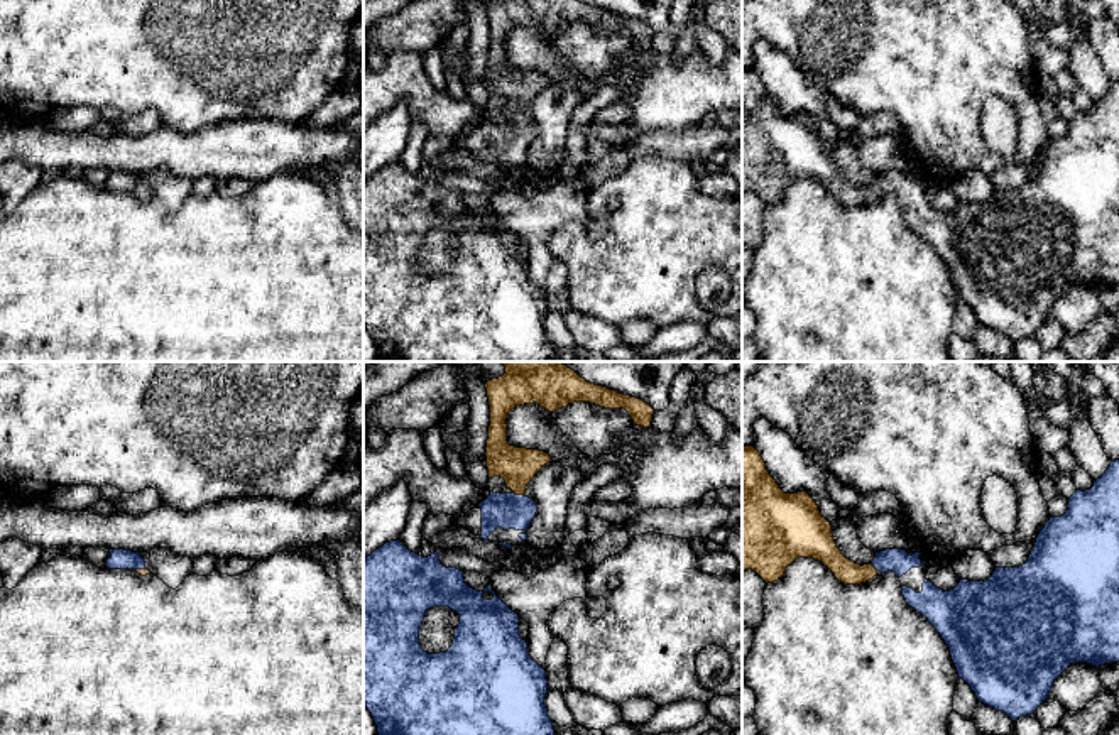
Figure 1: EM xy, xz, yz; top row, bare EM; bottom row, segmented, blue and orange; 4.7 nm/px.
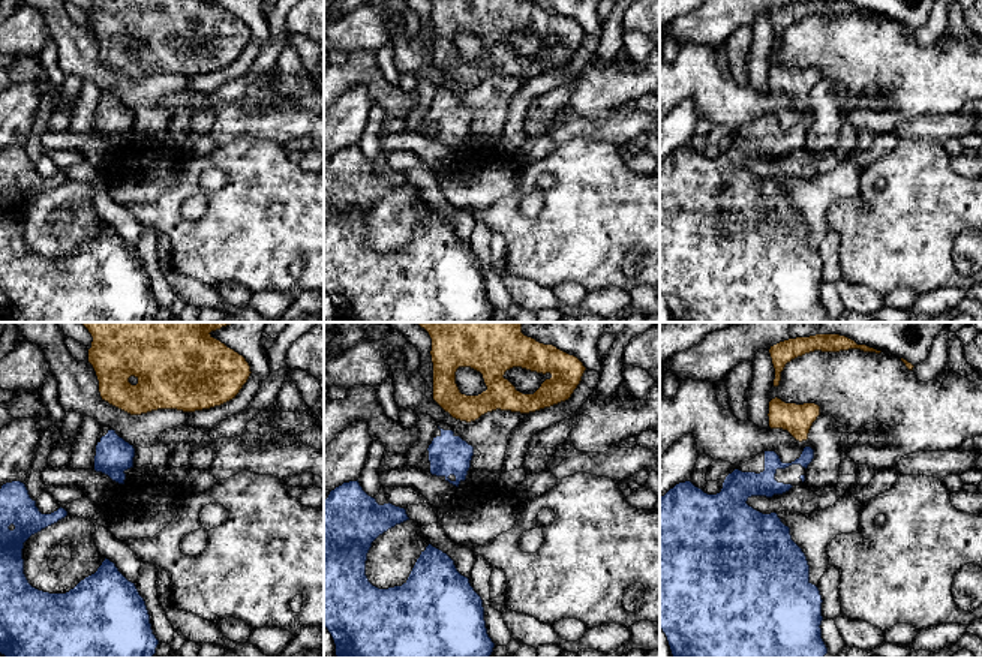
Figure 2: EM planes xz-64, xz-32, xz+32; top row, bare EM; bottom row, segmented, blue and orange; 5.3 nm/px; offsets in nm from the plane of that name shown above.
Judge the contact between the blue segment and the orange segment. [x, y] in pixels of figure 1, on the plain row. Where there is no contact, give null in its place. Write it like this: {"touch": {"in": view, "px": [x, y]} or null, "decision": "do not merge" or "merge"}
{"touch": {"in": "xz", "px": [519, 117]}, "decision": "merge"}

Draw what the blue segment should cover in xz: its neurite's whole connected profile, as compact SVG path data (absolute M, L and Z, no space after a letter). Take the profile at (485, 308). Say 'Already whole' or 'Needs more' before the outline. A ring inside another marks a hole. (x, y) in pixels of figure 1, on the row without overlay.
Already whole. M399 161L385 164L363 179L363 328L374 338L379 362L548 362L554 357L554 348L544 326L546 314L546 292L531 280L527 264L519 257L519 237L495 216L490 206L483 213L477 213L465 204L463 193L441 186L438 172L423 179L411 174ZM434 228L450 228L460 237L460 245L455 250L453 267L446 274L428 275L421 270L419 250L424 235Z

